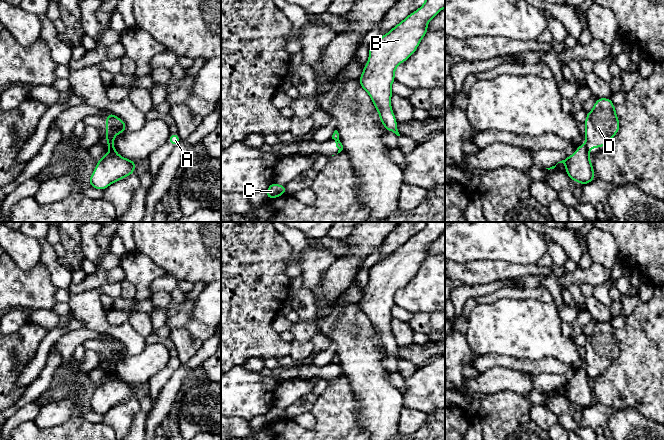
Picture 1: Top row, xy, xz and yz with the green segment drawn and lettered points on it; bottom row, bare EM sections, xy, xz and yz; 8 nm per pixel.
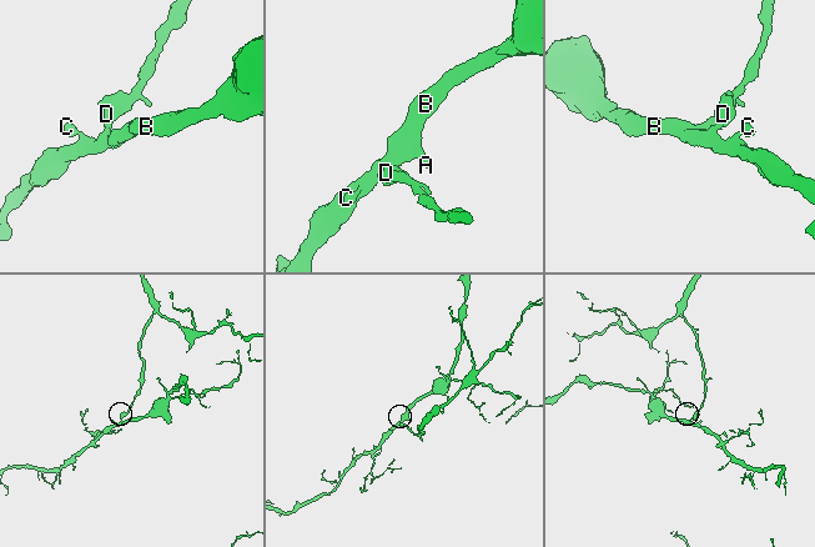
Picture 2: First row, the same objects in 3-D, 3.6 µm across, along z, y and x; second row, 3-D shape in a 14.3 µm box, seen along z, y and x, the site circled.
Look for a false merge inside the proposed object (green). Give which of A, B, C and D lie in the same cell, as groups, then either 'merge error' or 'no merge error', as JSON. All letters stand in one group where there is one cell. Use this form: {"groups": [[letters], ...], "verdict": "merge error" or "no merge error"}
{"groups": [["A", "B", "C"], ["D"]], "verdict": "merge error"}

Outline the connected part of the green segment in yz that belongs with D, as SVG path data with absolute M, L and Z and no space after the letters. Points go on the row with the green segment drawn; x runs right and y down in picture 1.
M597 98L593 109L586 113L585 125L585 147L590 154L590 148L603 148L619 131L620 123L616 114L615 105L611 98Z

